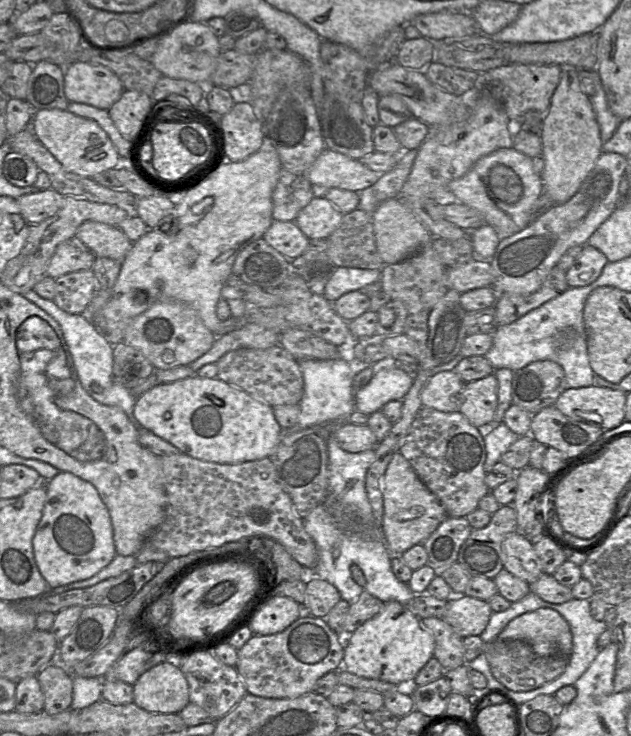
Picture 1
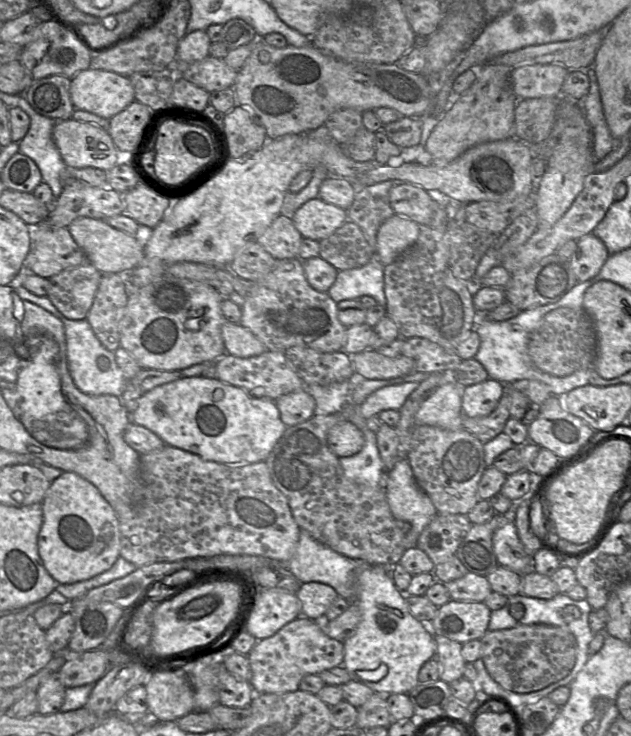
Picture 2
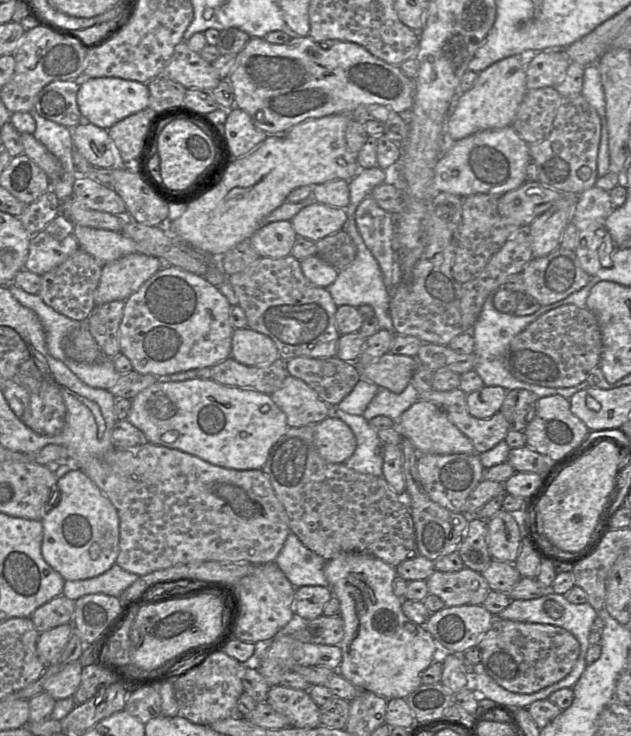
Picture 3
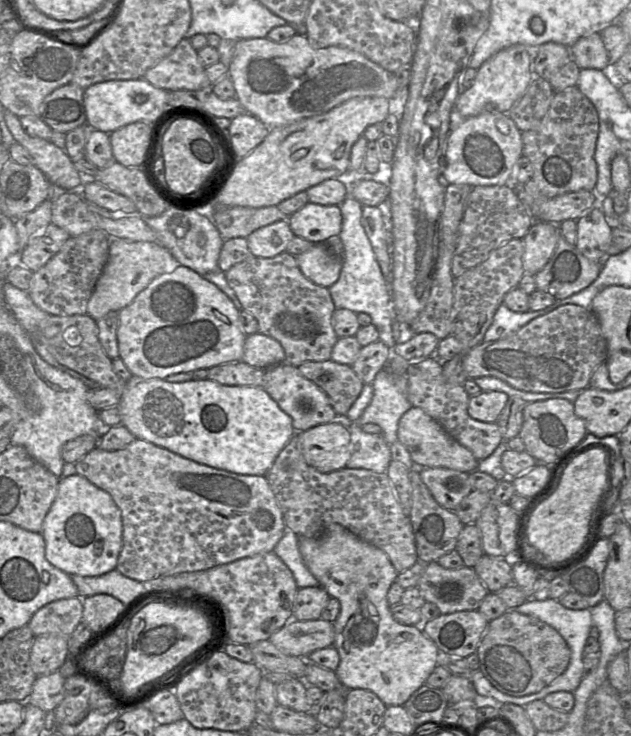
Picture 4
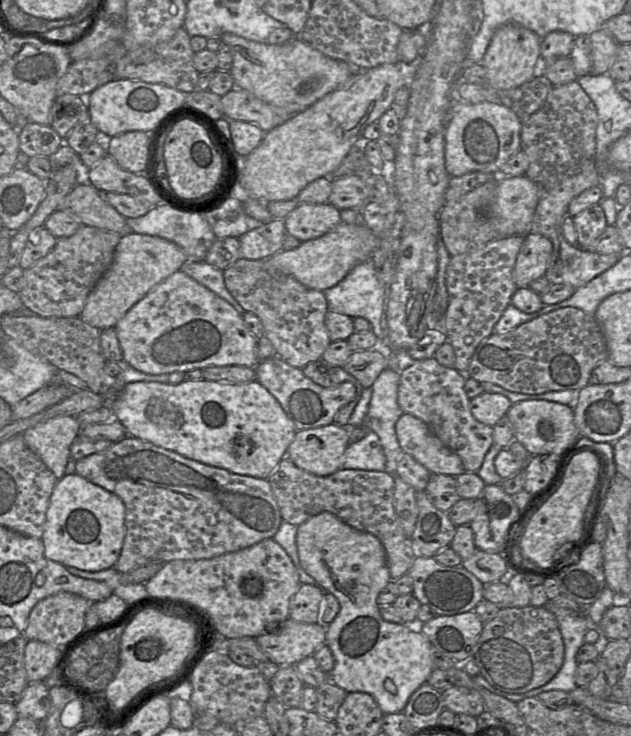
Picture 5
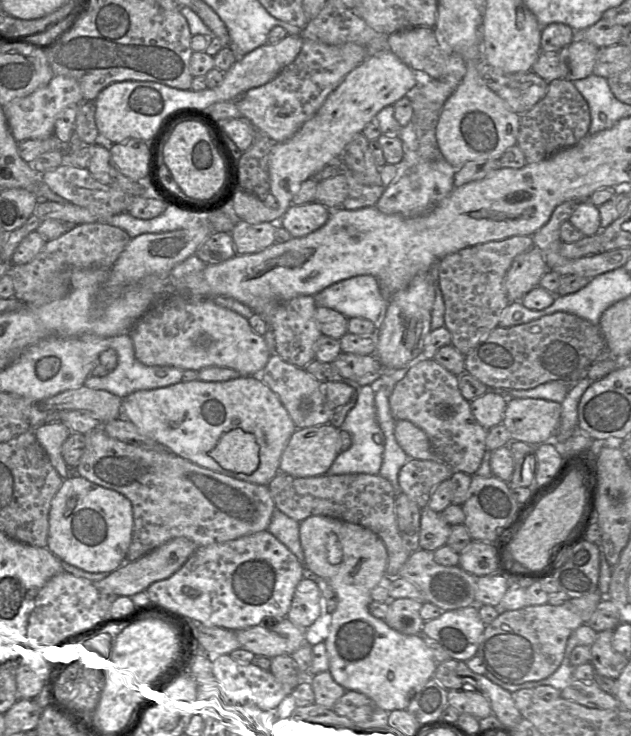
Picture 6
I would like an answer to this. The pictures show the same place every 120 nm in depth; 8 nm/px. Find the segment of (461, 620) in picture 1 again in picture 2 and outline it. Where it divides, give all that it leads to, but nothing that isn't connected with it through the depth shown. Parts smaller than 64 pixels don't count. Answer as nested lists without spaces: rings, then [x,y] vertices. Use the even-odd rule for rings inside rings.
[[[450,599],[440,606],[429,625],[433,635],[442,635],[464,644],[480,640],[488,630],[491,610],[484,602]]]

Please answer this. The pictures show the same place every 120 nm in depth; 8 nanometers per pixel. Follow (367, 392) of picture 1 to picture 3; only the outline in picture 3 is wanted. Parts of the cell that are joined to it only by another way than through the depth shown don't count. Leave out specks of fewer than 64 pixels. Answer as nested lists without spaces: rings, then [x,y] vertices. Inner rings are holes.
[[[411,382],[399,394],[380,387],[362,416],[367,421],[372,420],[376,416],[387,416],[395,421],[397,426],[401,415],[418,400],[418,392]]]

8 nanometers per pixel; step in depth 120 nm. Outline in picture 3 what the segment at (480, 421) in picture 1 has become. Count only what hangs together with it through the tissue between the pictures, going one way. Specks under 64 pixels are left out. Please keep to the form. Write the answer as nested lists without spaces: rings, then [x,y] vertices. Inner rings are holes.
[[[484,386],[466,395],[469,413],[475,418],[488,419],[499,412],[507,390],[500,386]]]

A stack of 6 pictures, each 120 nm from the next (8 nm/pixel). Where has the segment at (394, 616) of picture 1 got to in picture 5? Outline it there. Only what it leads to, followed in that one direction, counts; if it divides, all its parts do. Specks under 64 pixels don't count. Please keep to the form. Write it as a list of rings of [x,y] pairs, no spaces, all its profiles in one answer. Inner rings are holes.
[[[322,512],[316,516],[311,517],[304,523],[300,524],[297,528],[296,535],[296,545],[300,560],[300,565],[303,570],[315,579],[317,585],[323,589],[324,592],[333,594],[340,603],[340,611],[336,618],[329,625],[326,633],[326,645],[332,651],[335,665],[331,673],[329,674],[329,679],[335,683],[340,688],[344,689],[347,693],[350,692],[365,692],[370,694],[379,705],[380,709],[384,714],[400,713],[403,712],[410,697],[415,691],[417,691],[423,684],[428,682],[428,679],[434,670],[434,652],[435,647],[430,642],[430,640],[418,629],[417,624],[396,624],[392,622],[385,621],[380,614],[380,606],[377,603],[377,597],[379,593],[386,587],[386,585],[392,580],[390,577],[387,560],[386,551],[380,540],[364,531],[360,531],[356,528],[343,522],[341,519],[337,518],[335,515],[329,512]]]

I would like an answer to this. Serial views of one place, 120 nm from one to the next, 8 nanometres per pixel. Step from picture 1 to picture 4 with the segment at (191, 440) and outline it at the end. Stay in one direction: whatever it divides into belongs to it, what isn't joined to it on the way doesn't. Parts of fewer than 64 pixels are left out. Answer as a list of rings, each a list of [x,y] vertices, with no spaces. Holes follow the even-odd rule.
[[[132,377],[125,385],[123,383],[123,395],[117,407],[121,424],[135,439],[150,442],[197,463],[242,475],[265,476],[278,454],[296,434],[291,417],[263,387],[228,386],[209,379],[170,383],[165,379]]]

